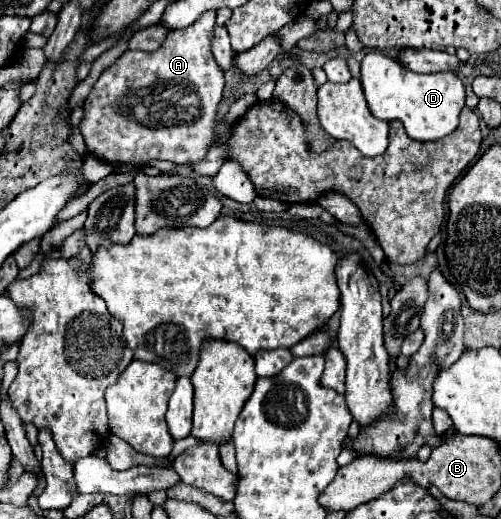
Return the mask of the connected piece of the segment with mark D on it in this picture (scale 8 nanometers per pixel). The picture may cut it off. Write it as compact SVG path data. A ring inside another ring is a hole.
M371 51L361 61L361 87L367 99L367 105L371 113L377 119L393 121L399 119L407 127L407 135L415 141L435 141L445 135L449 135L459 125L459 113L465 105L465 89L463 81L455 73L413 73L405 65L401 65L397 59L387 57L379 51Z

